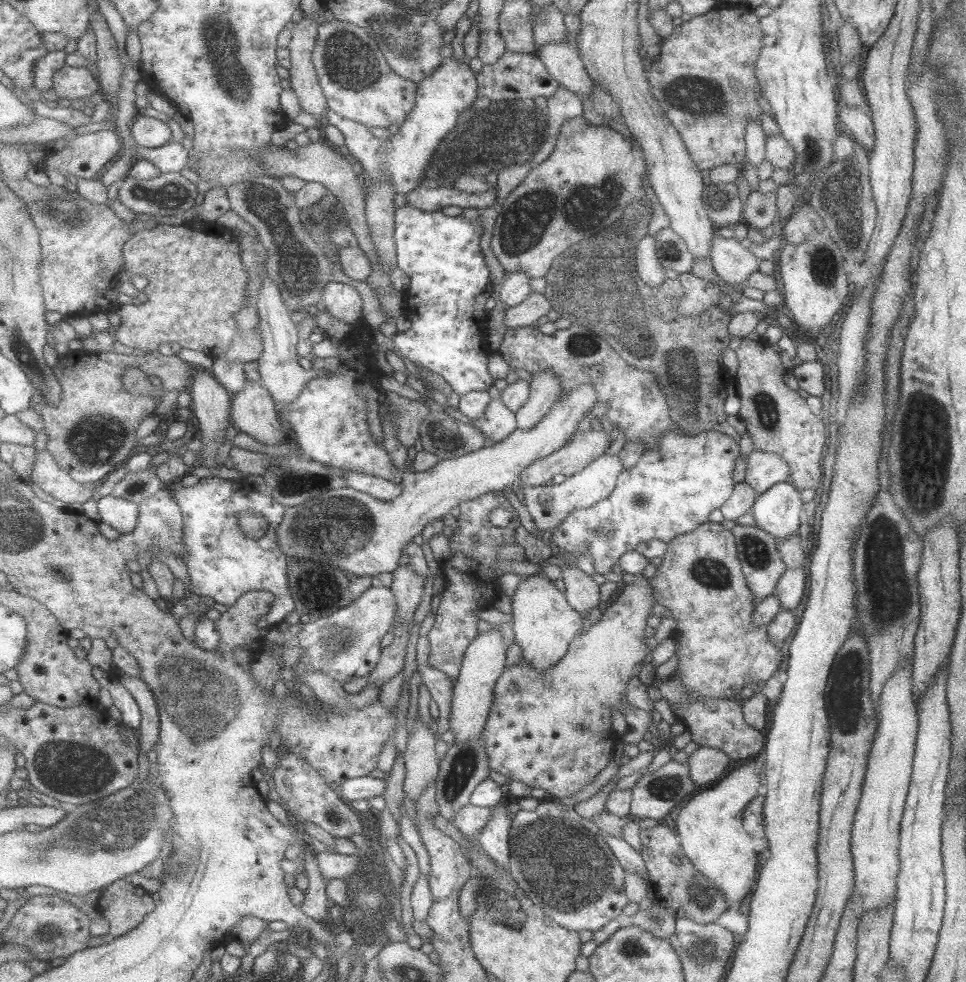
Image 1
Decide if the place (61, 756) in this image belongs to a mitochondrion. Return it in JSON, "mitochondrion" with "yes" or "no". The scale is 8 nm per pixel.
{"mitochondrion":"yes"}

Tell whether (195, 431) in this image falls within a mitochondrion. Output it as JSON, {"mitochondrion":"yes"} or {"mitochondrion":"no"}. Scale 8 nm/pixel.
{"mitochondrion":"no"}

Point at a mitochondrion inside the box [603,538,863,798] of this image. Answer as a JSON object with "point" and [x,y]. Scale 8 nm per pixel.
{"point":[711,573]}

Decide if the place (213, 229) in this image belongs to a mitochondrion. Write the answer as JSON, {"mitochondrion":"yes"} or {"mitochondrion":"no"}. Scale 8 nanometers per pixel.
{"mitochondrion":"no"}

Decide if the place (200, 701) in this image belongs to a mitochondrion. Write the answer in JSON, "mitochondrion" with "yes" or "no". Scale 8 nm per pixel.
{"mitochondrion":"yes"}

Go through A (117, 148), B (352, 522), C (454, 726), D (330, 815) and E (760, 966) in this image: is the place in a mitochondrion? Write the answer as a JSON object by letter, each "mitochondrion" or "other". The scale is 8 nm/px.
{"A":"other","B":"mitochondrion","C":"other","D":"mitochondrion","E":"other"}

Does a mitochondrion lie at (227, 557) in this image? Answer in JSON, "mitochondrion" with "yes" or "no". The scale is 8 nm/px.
{"mitochondrion":"no"}

